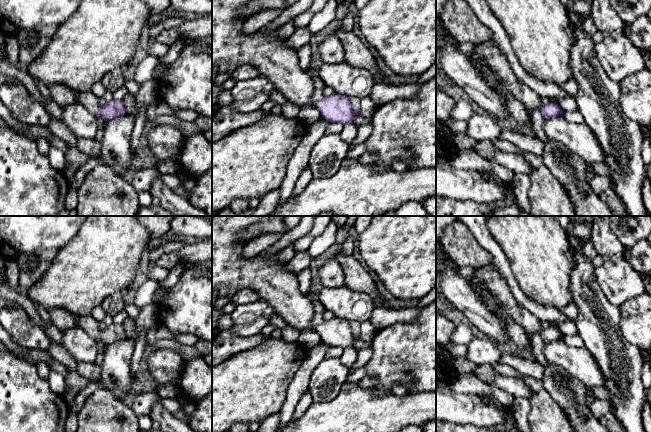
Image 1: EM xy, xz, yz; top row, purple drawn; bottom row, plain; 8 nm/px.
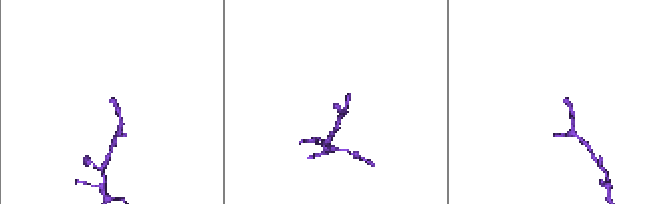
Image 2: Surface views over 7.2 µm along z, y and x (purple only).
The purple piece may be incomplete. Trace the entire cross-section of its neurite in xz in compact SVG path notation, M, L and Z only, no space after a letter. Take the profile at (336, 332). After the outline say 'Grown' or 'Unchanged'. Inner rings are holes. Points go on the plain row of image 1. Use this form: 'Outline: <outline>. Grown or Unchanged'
Outline: M312 288L308 295L314 307L312 328L320 334L324 343L332 347L343 349L353 347L355 338L351 332L349 321L337 317L325 321L323 315L326 309L318 300L318 292L319 288Z. Grown

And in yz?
Outline: M492 264L474 269L470 282L474 295L494 315L502 306L513 322L522 327L528 336L539 333L544 343L561 340L563 334L554 327L542 327L542 321L522 306L512 294L508 282Z. Grown

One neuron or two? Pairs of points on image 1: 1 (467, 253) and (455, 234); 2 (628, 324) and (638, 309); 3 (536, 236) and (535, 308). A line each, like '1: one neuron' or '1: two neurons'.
1: one neuron
2: one neuron
3: two neurons

